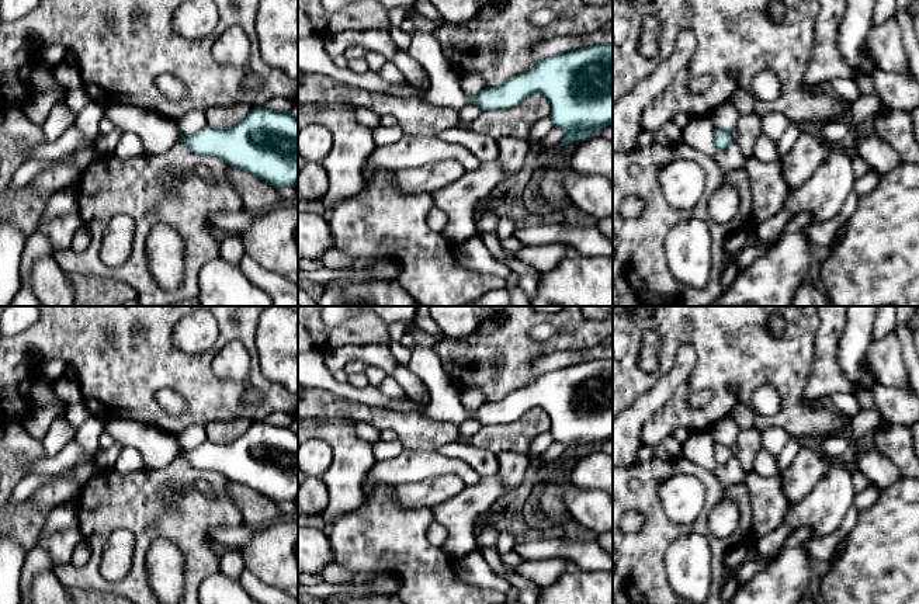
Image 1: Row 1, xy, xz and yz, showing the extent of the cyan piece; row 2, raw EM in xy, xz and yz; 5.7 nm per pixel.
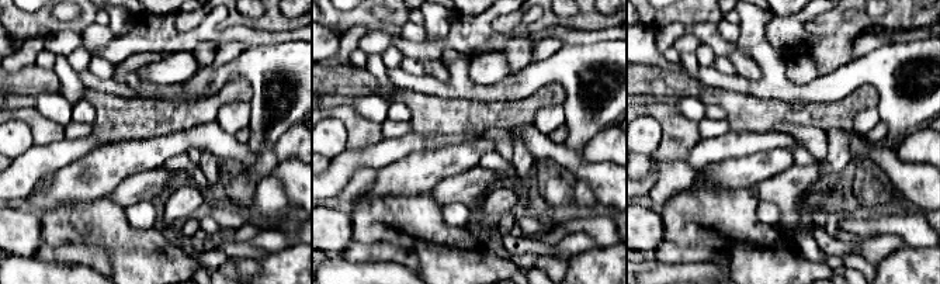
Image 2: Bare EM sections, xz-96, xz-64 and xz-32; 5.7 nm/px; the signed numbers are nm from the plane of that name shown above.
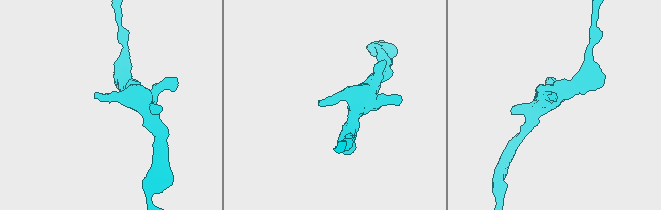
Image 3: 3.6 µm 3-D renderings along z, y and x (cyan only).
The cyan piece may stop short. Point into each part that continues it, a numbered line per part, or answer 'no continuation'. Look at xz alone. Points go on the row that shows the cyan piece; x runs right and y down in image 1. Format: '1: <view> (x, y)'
1: xz (444, 90)

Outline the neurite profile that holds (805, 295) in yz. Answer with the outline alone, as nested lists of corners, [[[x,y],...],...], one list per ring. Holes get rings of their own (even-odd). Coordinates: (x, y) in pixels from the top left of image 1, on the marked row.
[[[804,281],[795,291],[790,306],[828,306],[828,295],[811,282]]]

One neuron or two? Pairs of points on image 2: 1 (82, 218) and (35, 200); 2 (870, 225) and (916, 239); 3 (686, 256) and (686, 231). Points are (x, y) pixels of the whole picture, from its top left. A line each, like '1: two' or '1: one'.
1: two
2: one
3: two

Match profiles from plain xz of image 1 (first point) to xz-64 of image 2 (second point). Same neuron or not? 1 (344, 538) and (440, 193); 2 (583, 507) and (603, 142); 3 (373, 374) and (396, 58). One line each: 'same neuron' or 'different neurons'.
1: different neurons
2: different neurons
3: same neuron

